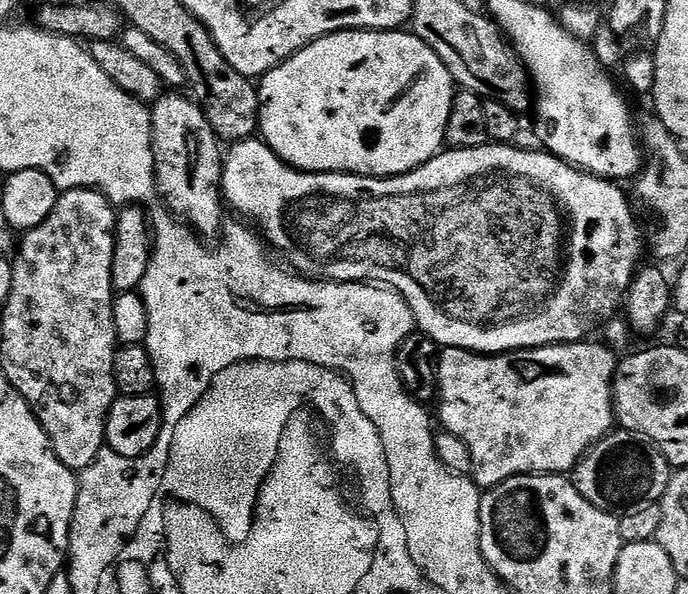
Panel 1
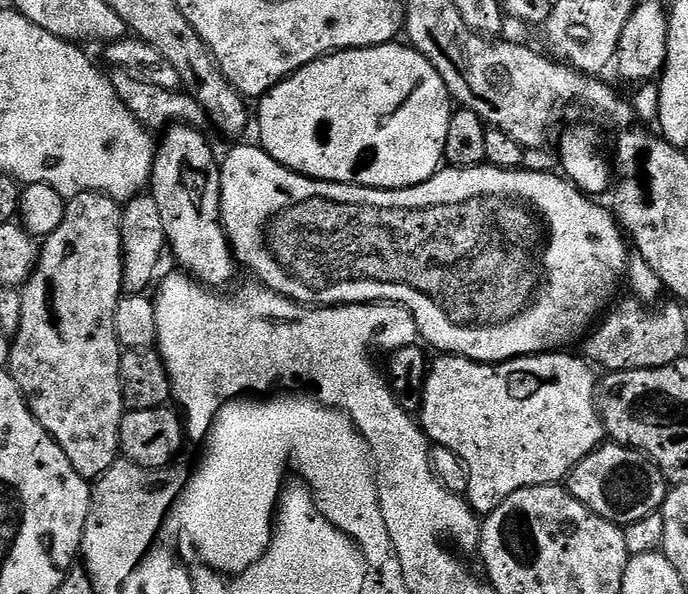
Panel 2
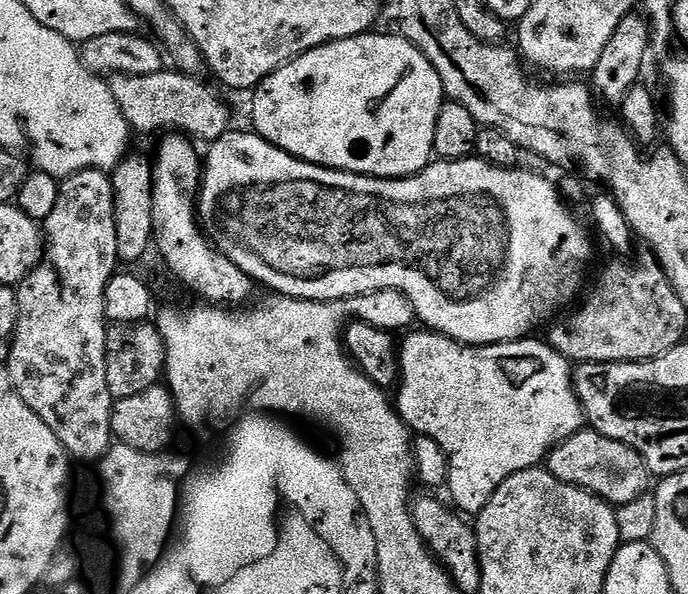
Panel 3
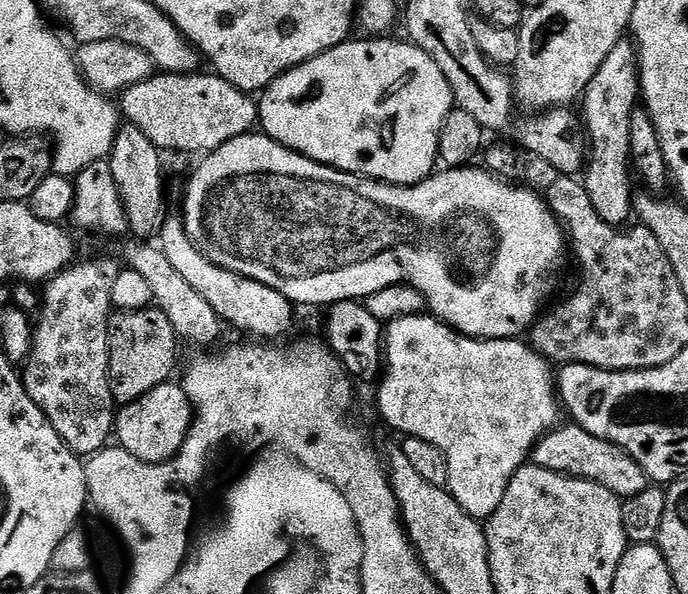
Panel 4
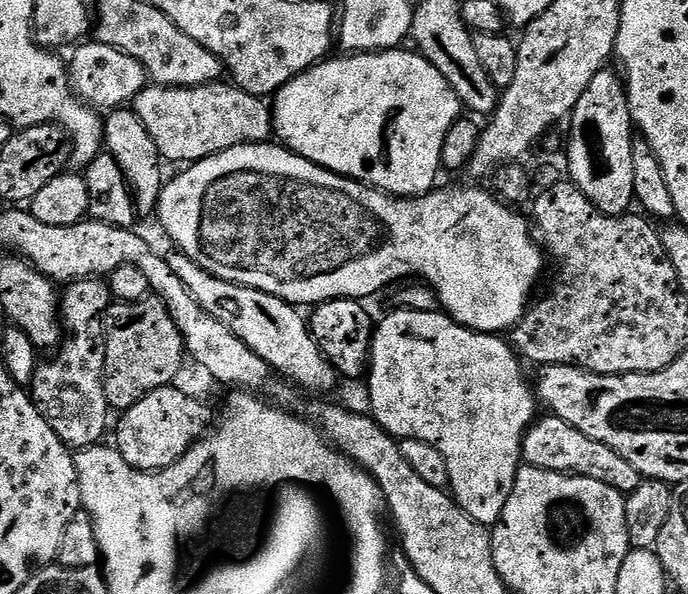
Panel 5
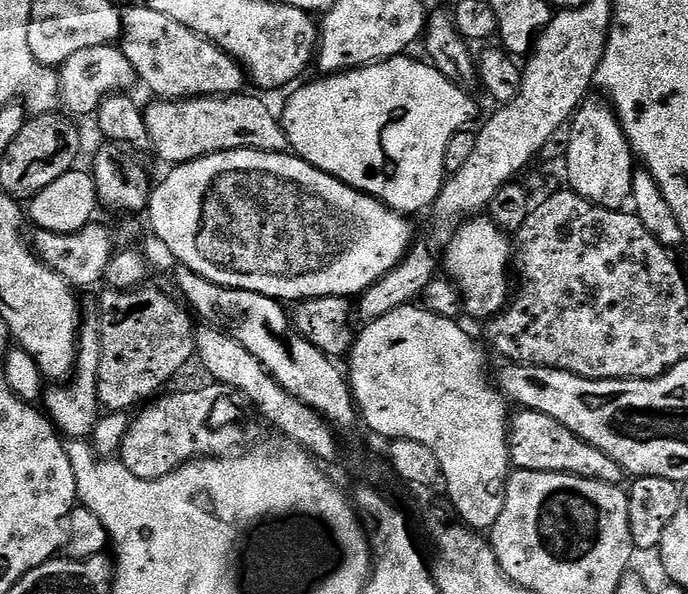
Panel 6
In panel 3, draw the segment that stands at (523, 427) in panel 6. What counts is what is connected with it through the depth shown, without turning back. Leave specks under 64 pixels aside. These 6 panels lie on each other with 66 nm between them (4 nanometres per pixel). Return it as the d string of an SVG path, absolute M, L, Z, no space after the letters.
M581 430L565 440L547 457L546 467L554 474L554 478L564 484L591 492L613 506L634 502L636 498L649 495L651 488L648 487L652 480L654 484L654 473L648 469L648 463L637 448L591 430Z

